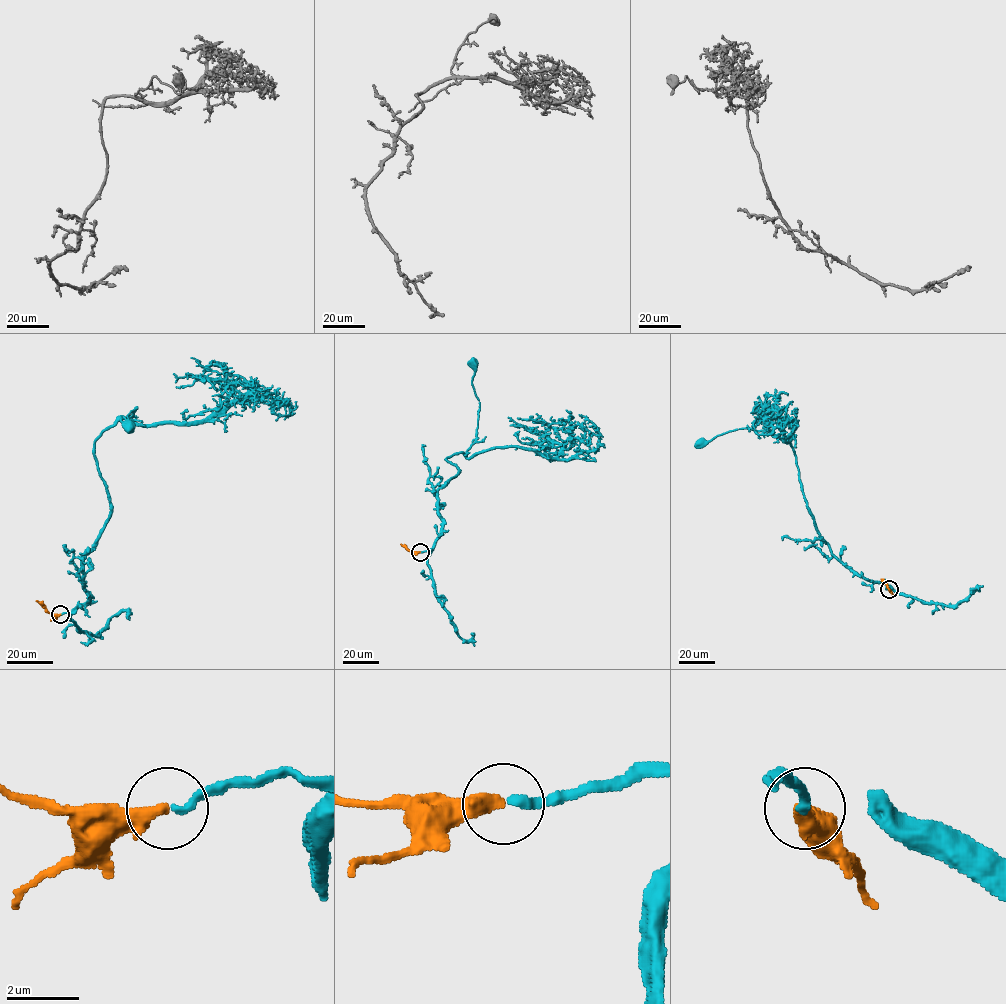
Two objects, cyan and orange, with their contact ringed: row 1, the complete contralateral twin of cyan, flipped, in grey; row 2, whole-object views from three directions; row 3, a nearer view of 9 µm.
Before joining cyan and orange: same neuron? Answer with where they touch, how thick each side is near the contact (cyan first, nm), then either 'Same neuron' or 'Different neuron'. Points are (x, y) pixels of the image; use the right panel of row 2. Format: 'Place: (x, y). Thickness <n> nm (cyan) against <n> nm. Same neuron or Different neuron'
Place: (889, 589). Thickness 240 nm (cyan) against 400 nm. Same neuron

